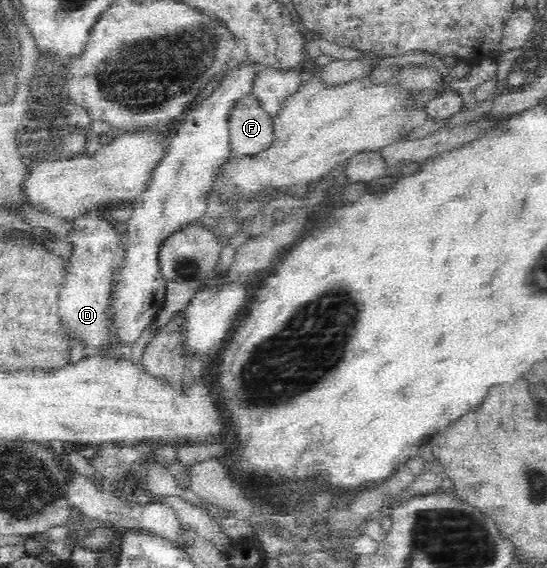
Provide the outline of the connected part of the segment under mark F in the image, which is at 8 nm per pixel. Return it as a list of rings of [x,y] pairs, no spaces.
[[[254,94],[244,96],[232,108],[230,144],[241,156],[256,155],[272,146],[274,121]]]

